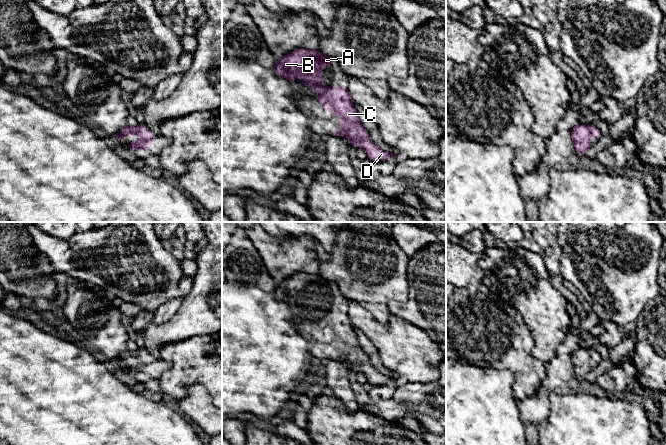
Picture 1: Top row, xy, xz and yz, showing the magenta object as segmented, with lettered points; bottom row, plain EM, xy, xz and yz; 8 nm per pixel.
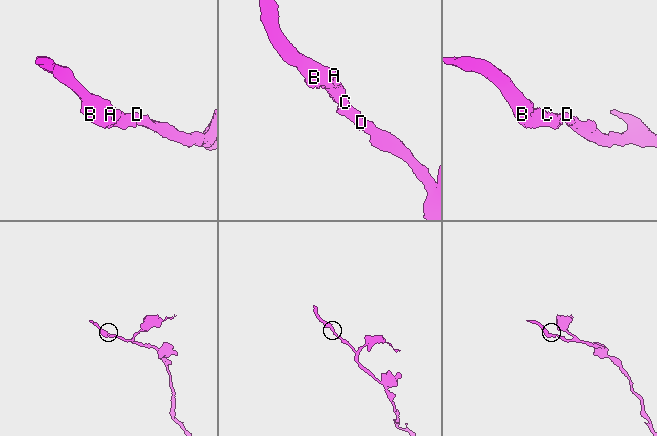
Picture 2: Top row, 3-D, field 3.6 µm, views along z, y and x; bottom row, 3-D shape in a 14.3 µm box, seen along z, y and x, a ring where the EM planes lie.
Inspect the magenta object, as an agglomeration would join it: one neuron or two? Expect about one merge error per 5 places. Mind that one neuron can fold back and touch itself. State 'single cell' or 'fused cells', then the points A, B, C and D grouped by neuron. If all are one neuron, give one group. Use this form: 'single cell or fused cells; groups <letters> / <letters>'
single cell; groups A B C D

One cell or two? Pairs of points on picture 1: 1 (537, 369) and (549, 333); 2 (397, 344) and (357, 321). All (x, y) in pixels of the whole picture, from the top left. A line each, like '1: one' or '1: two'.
1: two
2: one

